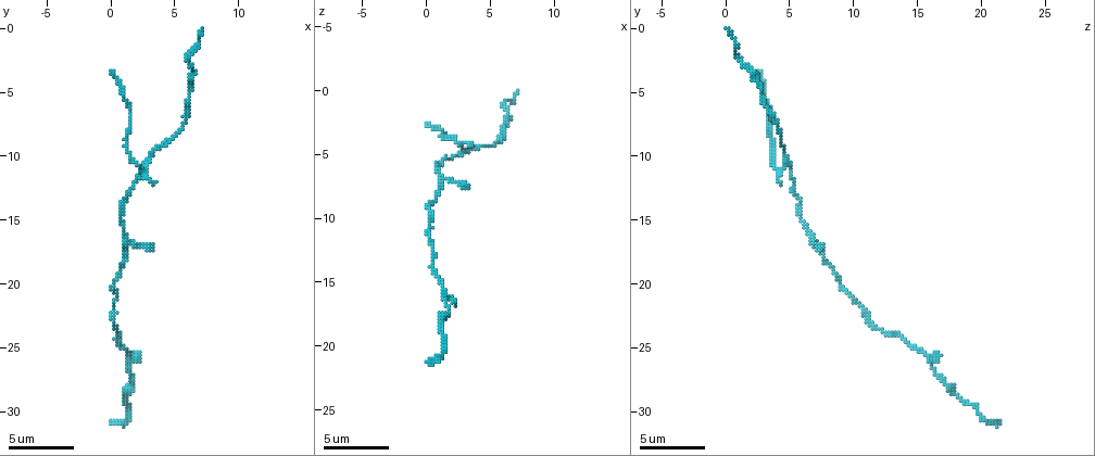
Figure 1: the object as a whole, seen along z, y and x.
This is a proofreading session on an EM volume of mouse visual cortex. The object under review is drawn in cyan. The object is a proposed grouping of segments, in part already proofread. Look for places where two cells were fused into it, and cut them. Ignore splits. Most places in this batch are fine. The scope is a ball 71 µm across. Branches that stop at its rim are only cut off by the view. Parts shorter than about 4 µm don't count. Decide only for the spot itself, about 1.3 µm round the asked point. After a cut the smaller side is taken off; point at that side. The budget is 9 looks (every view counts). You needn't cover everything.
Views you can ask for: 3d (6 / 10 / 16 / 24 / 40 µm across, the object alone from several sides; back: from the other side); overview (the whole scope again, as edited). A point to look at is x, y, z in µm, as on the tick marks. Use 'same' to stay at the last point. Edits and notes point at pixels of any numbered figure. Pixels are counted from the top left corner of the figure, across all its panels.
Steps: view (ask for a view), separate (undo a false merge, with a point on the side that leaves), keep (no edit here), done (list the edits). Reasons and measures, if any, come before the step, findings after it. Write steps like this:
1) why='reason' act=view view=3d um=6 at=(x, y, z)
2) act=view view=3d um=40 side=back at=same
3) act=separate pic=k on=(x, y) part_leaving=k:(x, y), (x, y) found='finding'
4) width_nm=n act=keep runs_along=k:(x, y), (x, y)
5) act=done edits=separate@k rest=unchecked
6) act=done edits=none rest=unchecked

why='calibre changes' act=view view=3d um=16 at=(0.2, 23.2, 11.8)

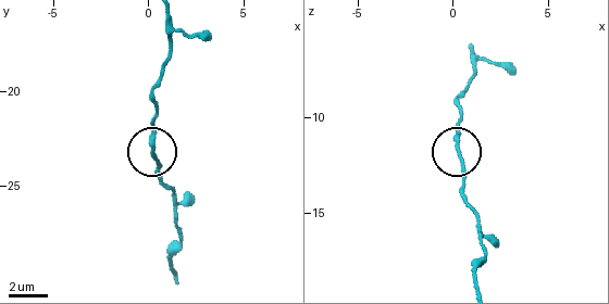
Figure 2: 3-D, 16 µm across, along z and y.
act=keep runs_along=2:(168, 38), (168, 61), (152, 94), (158, 172) found='one cell here'

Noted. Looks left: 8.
why='branch point' act=view view=3d um=16 at=(1.2, 17.0, 7.2)

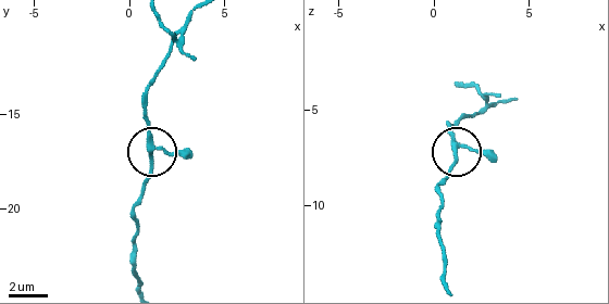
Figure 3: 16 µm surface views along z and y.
side_arm_um=23 act=keep runs_along=3:(150, 153), (153, 140), (144, 108) found='all the same cell'

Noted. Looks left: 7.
why='calibre changes' act=view view=3d um=10 at=(1.8, 27.4, 17.0)

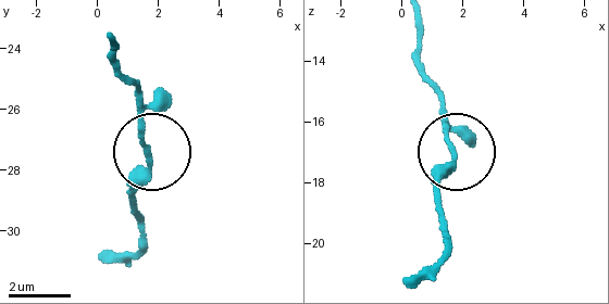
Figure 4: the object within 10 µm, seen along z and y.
why='other side' act=view view=3d um=10 side=back at=(1.7, 27.5, 16.9)

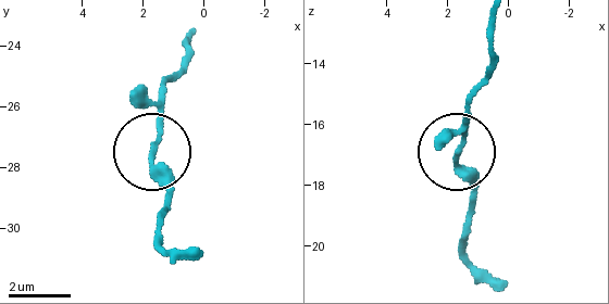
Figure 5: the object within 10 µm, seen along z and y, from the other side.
act=keep runs_along=5:(188, 34), (149, 156), (170, 207) found='continuous, no second cell'

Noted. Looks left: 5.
why='four or more arms meet' act=view view=3d um=16 at=(2.6, 10.8, 4.6)

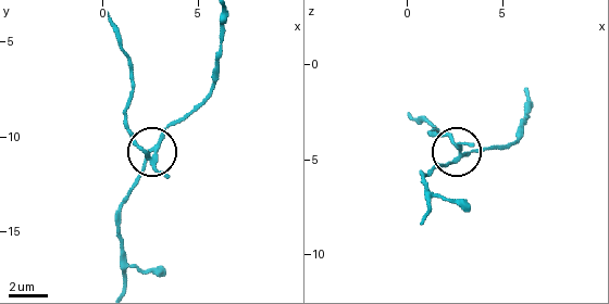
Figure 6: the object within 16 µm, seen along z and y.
side_arm_um=10 act=separate pic=6 on=(133, 140) part_leaving=6:(151, 159), (126, 122), (132, 68), (112, 20) found='two cells meet here'

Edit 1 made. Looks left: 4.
act=done edits=separate@6 rest=unchecked

